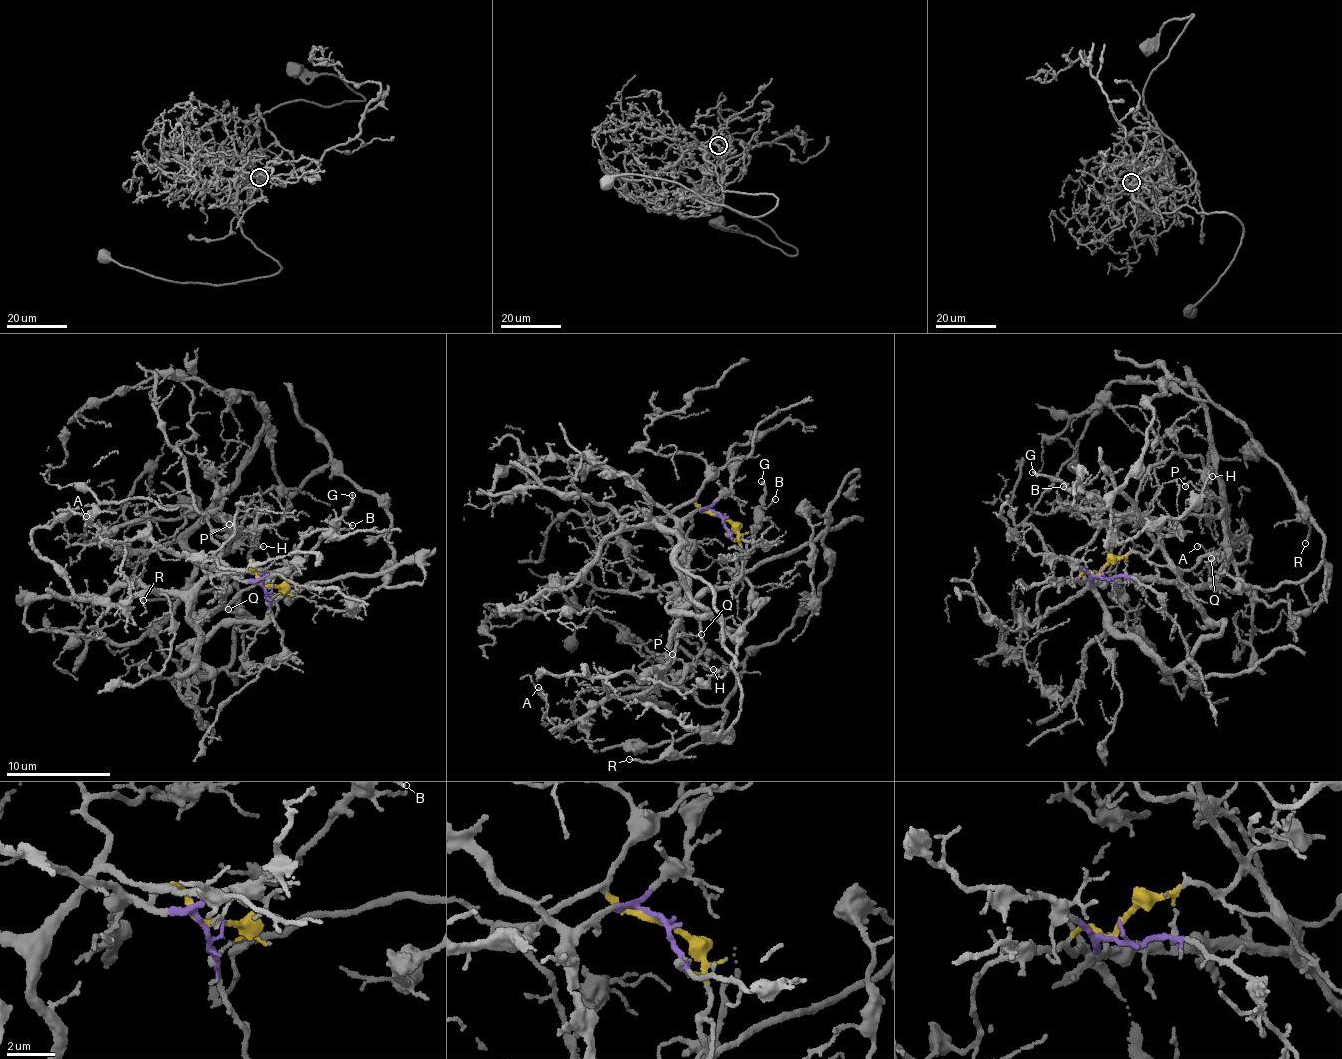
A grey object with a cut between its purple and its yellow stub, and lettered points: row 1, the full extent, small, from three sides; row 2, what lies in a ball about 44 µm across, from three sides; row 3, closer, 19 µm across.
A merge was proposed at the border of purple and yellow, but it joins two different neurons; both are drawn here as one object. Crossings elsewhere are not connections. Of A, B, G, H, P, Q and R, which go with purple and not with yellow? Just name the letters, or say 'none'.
A, B, G, H, P, Q, R

